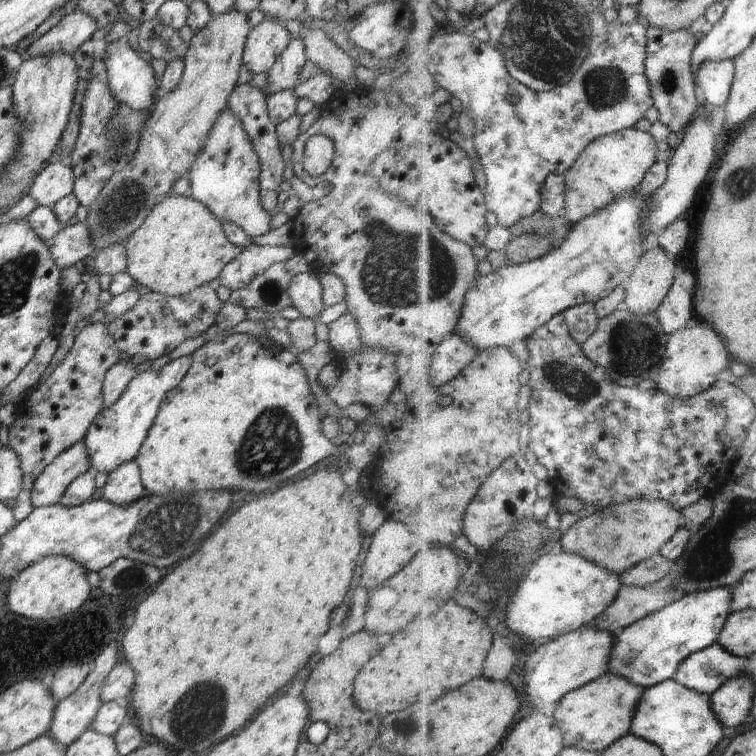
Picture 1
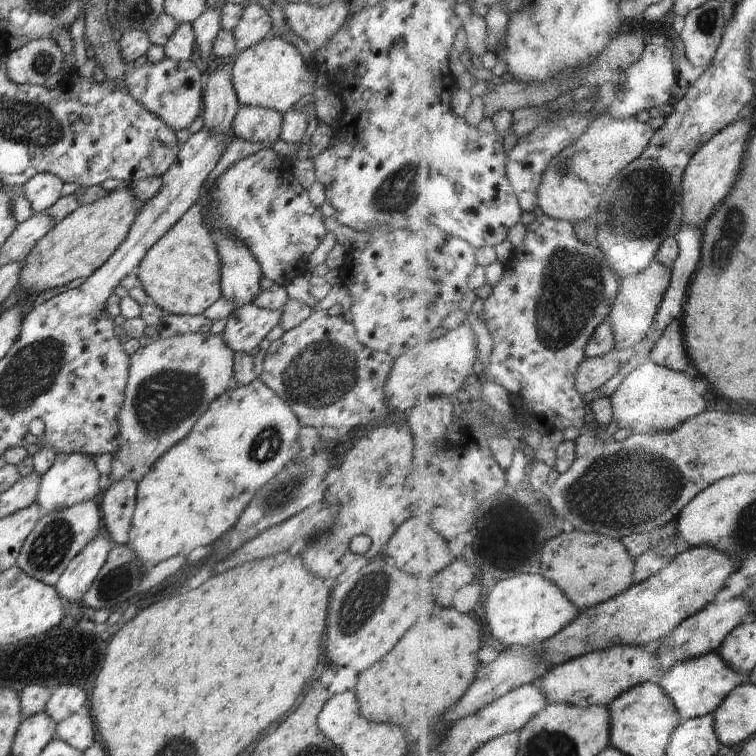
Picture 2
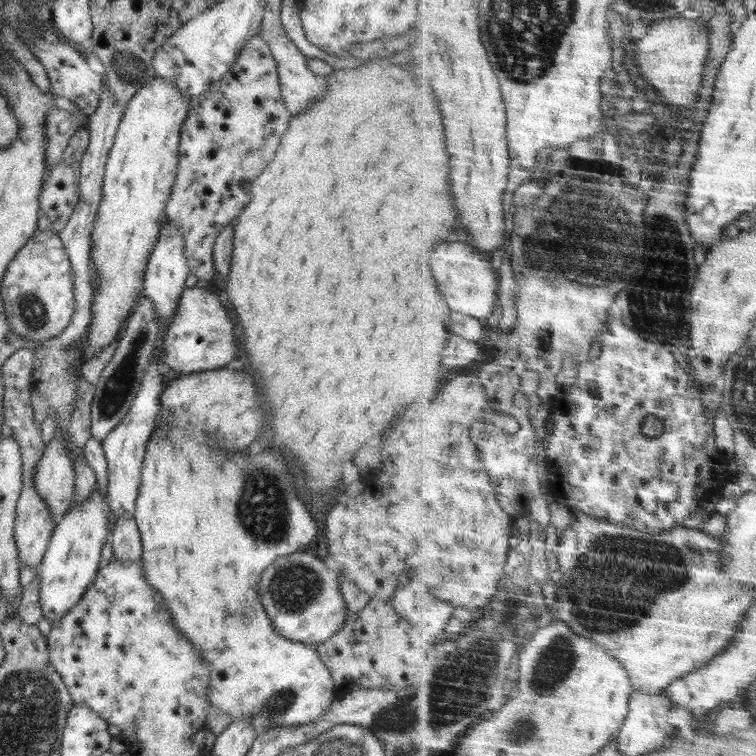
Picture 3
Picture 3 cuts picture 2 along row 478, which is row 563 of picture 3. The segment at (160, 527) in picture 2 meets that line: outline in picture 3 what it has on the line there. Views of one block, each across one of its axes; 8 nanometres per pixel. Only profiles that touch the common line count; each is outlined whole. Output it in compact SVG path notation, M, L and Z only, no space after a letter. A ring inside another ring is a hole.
M159 426L152 433L145 448L141 485L136 499L133 519L140 531L143 548L140 559L146 579L148 579L148 585L162 595L162 599L166 601L166 605L172 613L173 624L194 645L194 649L198 649L202 653L202 657L209 666L208 702L210 706L216 706L218 710L230 715L232 721L250 717L252 719L251 727L258 734L261 731L282 725L306 725L318 720L320 716L324 716L328 712L328 707L336 699L334 681L327 666L318 657L314 646L287 640L274 630L272 620L268 617L268 613L264 611L264 603L260 601L260 595L255 590L256 584L260 582L260 575L267 566L270 566L276 558L292 554L298 551L300 546L310 544L314 540L316 532L318 532L316 521L312 519L310 512L304 506L304 502L296 494L294 476L290 476L290 468L288 468L284 456L278 454L278 452L262 452L262 454L256 454L256 458L250 458L244 452L238 452L238 454L232 456L225 448L217 448L217 446L193 441L187 432L182 431L177 426L173 426L173 428Z

